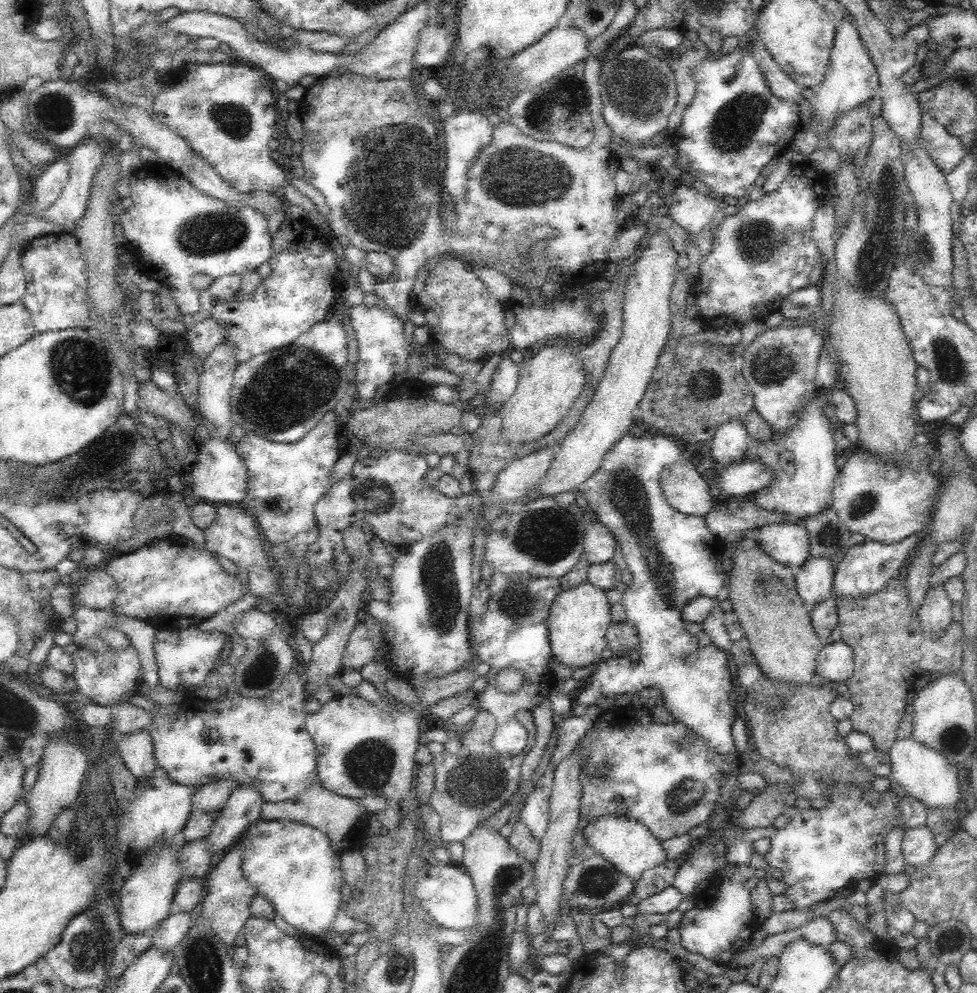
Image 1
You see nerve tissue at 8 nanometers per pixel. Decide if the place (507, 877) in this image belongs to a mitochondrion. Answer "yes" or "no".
yes

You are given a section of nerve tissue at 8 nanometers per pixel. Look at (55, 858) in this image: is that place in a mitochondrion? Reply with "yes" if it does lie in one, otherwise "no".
no

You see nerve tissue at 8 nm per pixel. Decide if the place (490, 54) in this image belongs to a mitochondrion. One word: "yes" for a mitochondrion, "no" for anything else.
no

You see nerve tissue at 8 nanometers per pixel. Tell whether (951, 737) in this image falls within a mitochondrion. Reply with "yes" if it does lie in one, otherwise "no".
yes

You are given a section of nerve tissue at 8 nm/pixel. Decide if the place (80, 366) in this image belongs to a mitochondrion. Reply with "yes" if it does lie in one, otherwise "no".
yes

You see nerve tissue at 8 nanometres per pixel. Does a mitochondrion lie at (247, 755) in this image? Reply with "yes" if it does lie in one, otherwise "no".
no

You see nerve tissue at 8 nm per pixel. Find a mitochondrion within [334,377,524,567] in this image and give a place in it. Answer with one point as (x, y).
(378, 496)

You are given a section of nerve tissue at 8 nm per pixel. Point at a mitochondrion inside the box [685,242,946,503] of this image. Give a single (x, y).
(769, 366)

